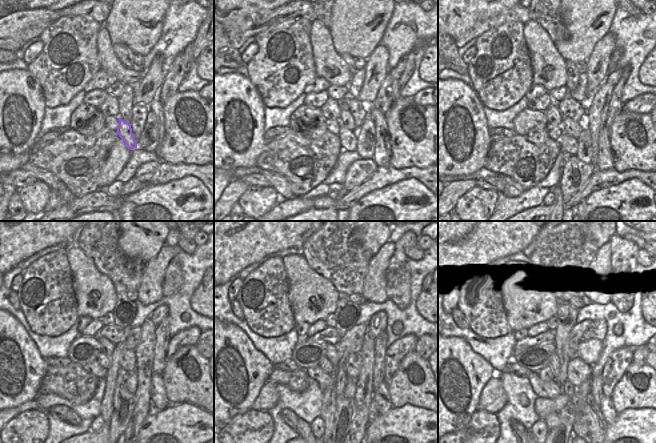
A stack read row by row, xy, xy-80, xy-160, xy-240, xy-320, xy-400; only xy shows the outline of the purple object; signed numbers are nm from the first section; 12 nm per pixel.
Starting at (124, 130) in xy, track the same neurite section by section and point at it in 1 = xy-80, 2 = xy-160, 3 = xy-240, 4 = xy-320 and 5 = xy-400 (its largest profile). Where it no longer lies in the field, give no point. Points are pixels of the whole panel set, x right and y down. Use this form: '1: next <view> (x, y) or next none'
1: next xy-80 (348, 138)
2: next xy-160 (568, 144)
3: next xy-240 (123, 373)
4: next xy-320 (349, 380)
5: next xy-400 (567, 388)

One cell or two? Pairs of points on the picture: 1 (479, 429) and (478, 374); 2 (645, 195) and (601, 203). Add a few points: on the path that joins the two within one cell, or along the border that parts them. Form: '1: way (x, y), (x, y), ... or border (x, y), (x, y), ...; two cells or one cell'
1: border (476, 408), (471, 419), (462, 428); two cells
2: way (634, 198), (612, 203); one cell

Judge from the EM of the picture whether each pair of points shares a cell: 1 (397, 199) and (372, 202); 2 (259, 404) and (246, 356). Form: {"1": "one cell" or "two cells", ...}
{"1": "one cell", "2": "two cells"}

